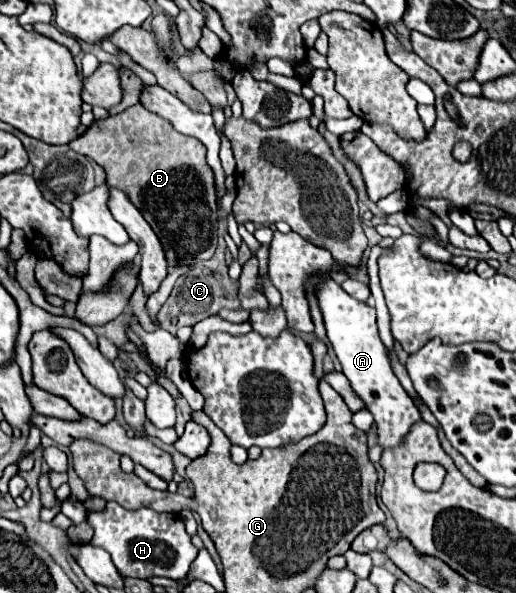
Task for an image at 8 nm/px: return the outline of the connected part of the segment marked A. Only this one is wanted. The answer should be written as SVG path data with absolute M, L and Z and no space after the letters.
M324 281L318 287L320 309L324 315L324 325L328 331L328 341L334 347L334 353L342 365L342 373L348 377L354 393L364 401L366 409L374 415L378 445L382 449L390 449L404 443L404 437L410 433L416 421L422 421L420 409L410 399L410 395L400 385L392 361L390 351L382 343L376 325L376 309L352 299L336 281Z

